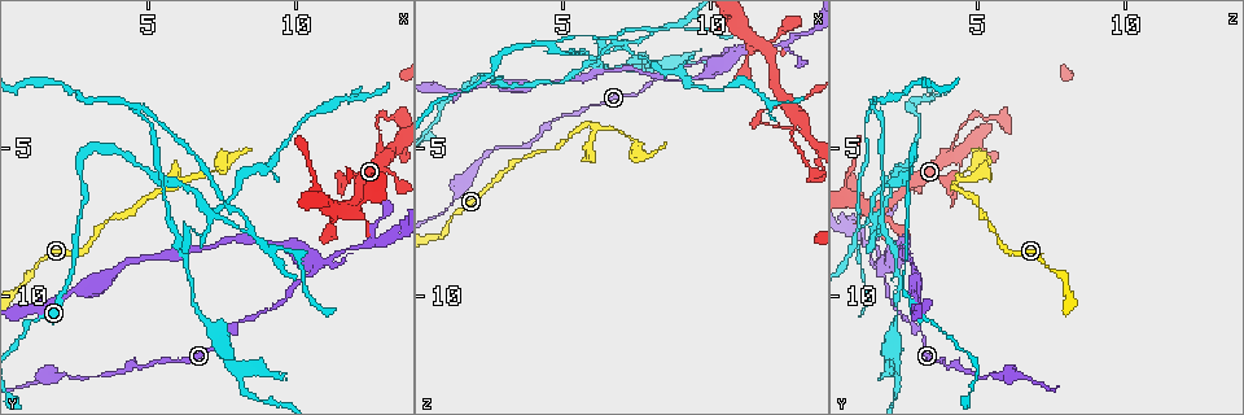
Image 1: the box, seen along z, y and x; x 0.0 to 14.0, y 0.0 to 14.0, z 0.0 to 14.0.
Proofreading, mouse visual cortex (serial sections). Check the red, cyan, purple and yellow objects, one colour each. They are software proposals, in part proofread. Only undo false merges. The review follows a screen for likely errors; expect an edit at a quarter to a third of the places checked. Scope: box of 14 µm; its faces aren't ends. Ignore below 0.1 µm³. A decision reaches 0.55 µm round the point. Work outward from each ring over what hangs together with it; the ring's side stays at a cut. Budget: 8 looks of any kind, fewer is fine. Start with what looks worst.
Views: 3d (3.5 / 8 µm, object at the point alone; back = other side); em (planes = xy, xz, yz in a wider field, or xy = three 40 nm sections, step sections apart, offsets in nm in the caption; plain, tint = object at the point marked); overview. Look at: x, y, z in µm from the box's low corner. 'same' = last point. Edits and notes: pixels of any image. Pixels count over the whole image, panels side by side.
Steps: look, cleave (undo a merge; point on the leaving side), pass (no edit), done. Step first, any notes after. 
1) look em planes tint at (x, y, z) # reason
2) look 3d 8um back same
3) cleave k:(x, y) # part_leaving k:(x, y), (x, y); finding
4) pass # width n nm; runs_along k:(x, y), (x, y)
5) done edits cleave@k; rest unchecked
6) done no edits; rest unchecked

look 3d 3.5um at (8.1, 7.7, 1.1) # branch point

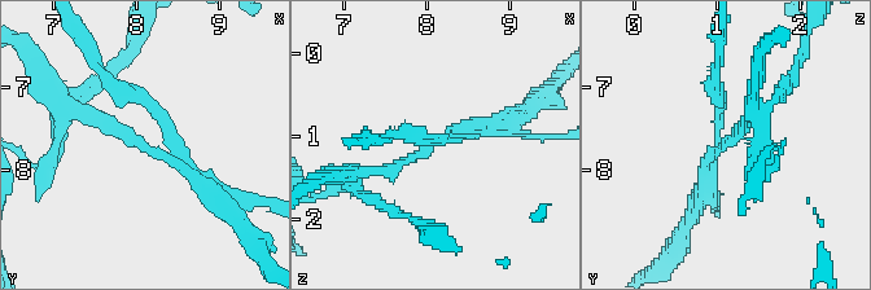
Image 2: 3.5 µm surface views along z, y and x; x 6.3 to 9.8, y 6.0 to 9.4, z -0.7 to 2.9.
look em xy step 1 tint at (8.20, 7.80, 1.05) # arms 3; arm_widths 150, 150, 200 nm; now the EM

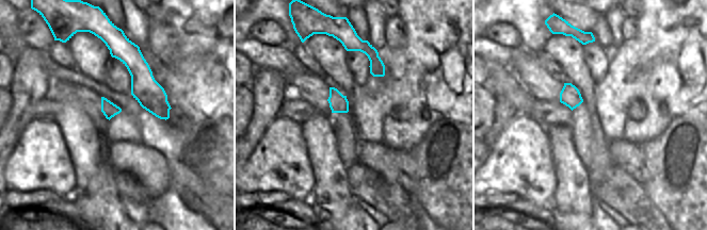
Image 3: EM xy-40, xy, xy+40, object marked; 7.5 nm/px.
cleave 2:(152, 104) # width 140 nm; part_leaving 2:(163, 141), (163, 117), (119, 89), (88, 49); two cells meet here

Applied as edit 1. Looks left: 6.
look overview

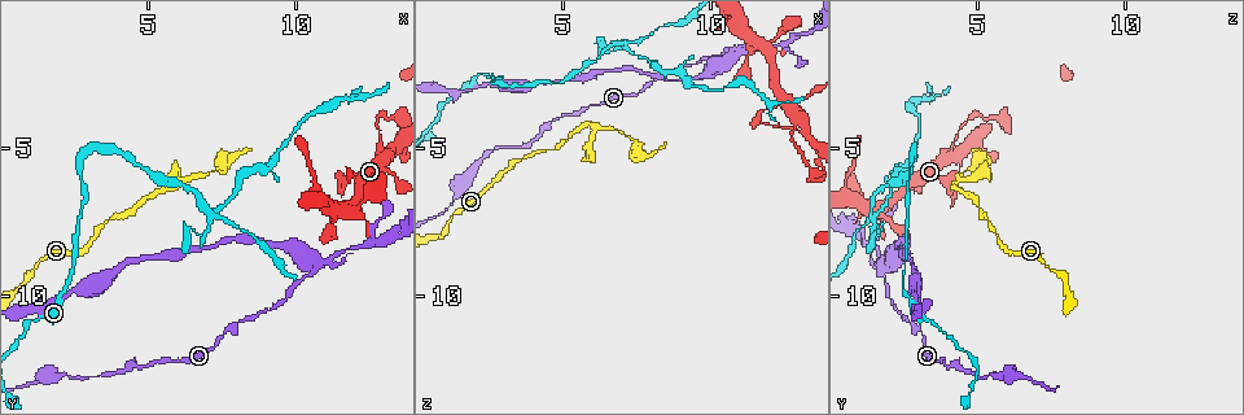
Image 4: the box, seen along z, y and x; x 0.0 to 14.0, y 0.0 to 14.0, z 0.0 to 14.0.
look 3d 3.5um back at (6.1, 6.2, 4.1) # sharp bend

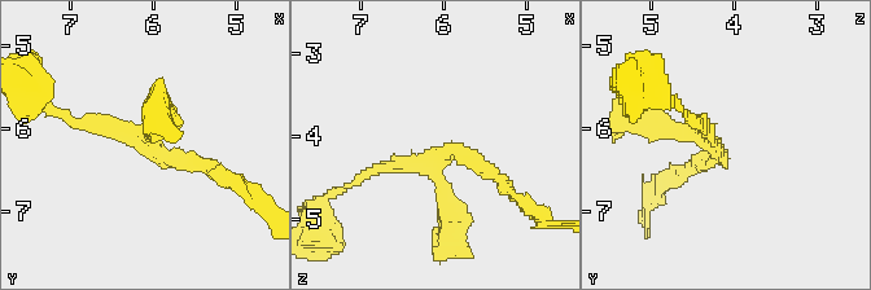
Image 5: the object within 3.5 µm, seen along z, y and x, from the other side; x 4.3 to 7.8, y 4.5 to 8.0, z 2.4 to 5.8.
look em xy step 3 tint at (6.00, 6.20, 4.20) # arms 3; arm_widths 150, 200, 250 nm; now the EM

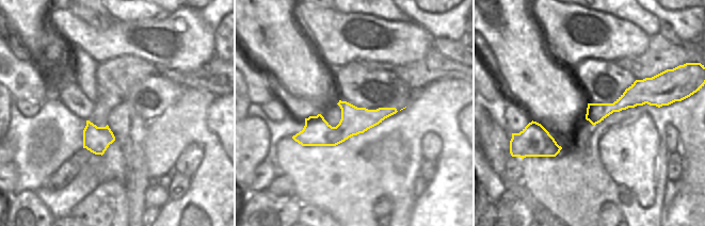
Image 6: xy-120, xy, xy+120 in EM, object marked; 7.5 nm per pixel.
pass # runs_along 6:(393, 110), (338, 134), (297, 138); continuous, no second cell

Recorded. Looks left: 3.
look em xy step 1 tint at (10.7, 9.0, 1.9) # small branch off a trunk

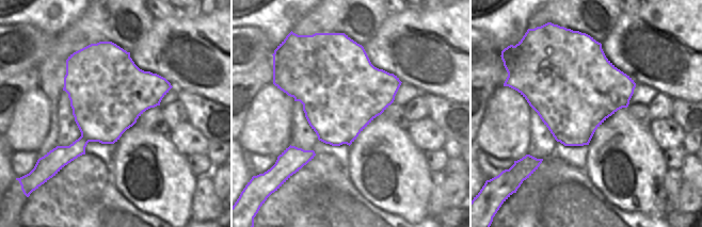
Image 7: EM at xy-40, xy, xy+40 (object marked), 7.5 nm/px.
look 3d 3.5um same

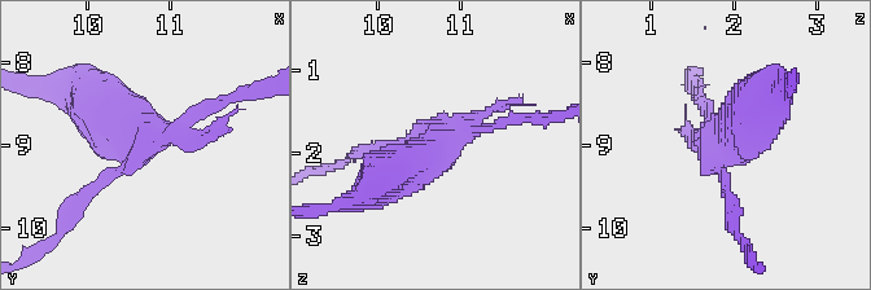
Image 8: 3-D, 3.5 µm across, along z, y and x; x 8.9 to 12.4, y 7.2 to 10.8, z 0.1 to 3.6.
cleave 8:(434, 172) # border 7:(81, 134), (90, 141); two cells meet here

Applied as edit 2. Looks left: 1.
done edits cleave@2, cleave@8; rest unchecked

